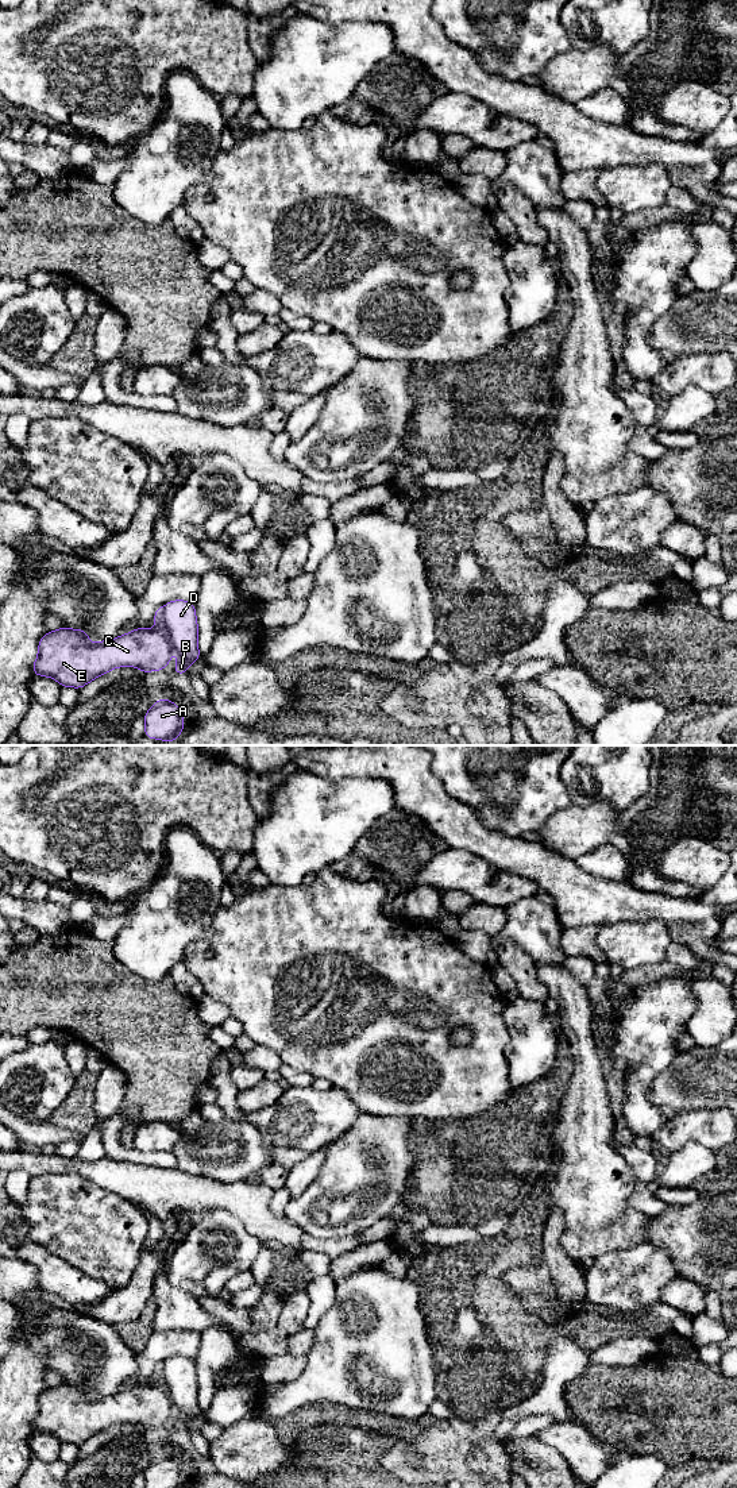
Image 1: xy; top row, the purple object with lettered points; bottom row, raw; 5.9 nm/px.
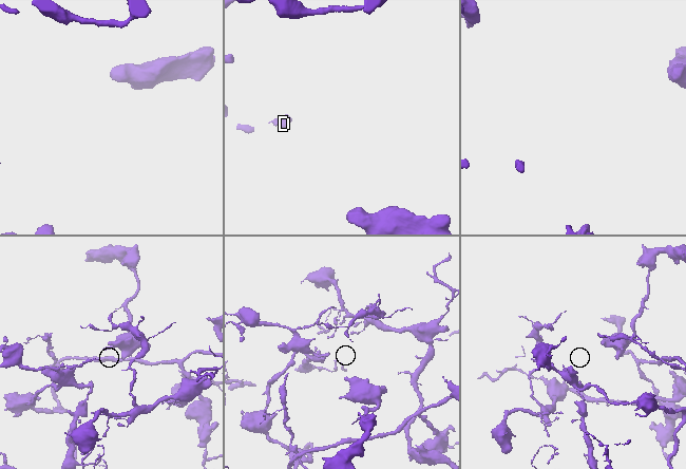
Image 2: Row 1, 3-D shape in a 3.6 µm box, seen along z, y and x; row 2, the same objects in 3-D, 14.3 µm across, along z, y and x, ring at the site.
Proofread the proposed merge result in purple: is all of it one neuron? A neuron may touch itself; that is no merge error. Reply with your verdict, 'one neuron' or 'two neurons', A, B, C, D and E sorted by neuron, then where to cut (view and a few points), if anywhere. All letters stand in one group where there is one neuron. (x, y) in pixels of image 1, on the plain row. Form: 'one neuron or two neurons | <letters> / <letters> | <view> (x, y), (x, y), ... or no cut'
two neurons | A B D / C E | xy (162, 1363), (166, 1392), (173, 1406)

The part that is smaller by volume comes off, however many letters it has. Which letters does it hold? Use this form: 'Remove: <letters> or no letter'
Remove: C, E

